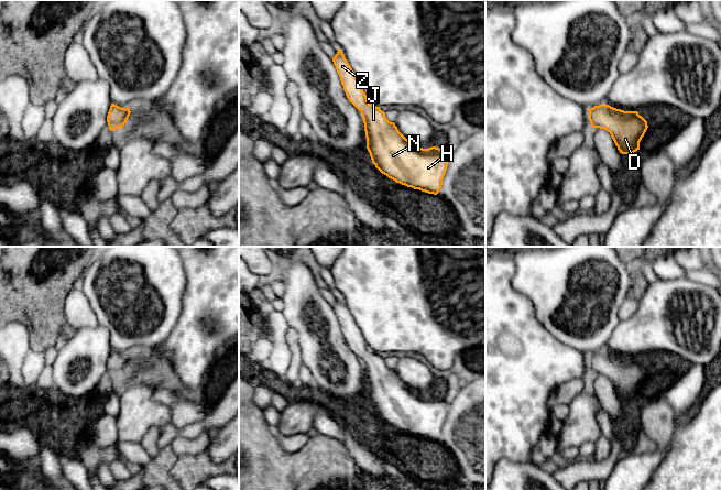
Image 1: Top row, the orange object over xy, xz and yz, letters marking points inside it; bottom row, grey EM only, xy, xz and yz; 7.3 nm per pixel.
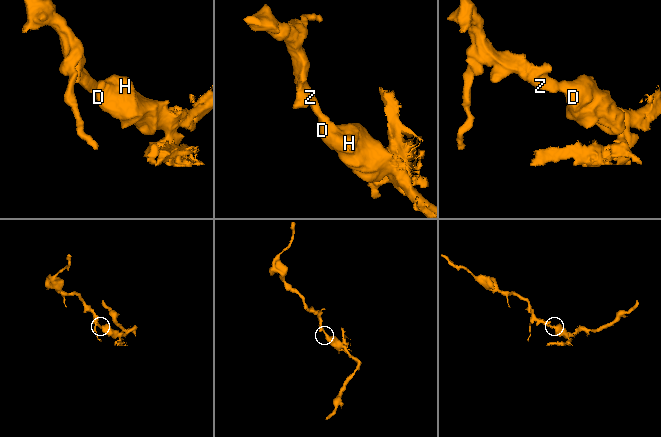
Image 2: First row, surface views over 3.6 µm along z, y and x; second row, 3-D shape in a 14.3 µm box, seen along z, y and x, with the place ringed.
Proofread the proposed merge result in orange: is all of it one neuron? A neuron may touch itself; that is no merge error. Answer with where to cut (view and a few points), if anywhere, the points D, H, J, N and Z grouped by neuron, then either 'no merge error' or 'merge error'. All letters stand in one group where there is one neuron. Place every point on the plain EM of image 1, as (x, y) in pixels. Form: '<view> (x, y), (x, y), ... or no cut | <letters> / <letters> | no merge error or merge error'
no cut | D H J N Z | no merge error

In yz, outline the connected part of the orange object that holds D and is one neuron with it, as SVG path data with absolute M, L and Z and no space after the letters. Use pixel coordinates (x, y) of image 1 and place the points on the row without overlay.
M605 350L588 358L591 373L607 377L620 400L632 401L640 396L640 389L648 372L637 358L624 358Z

